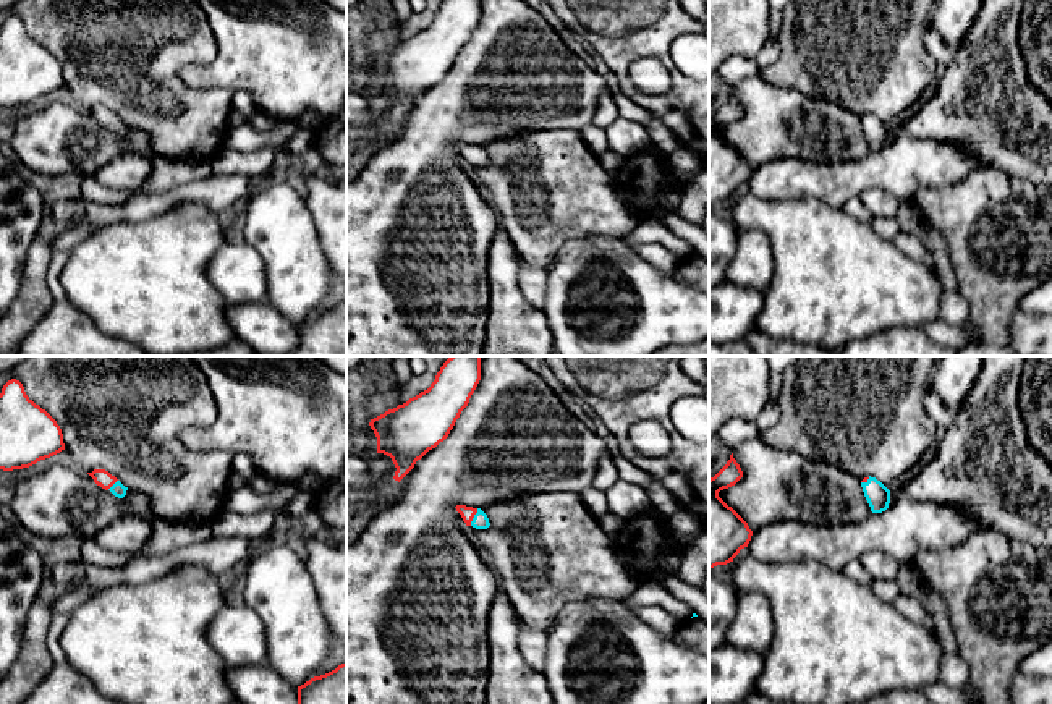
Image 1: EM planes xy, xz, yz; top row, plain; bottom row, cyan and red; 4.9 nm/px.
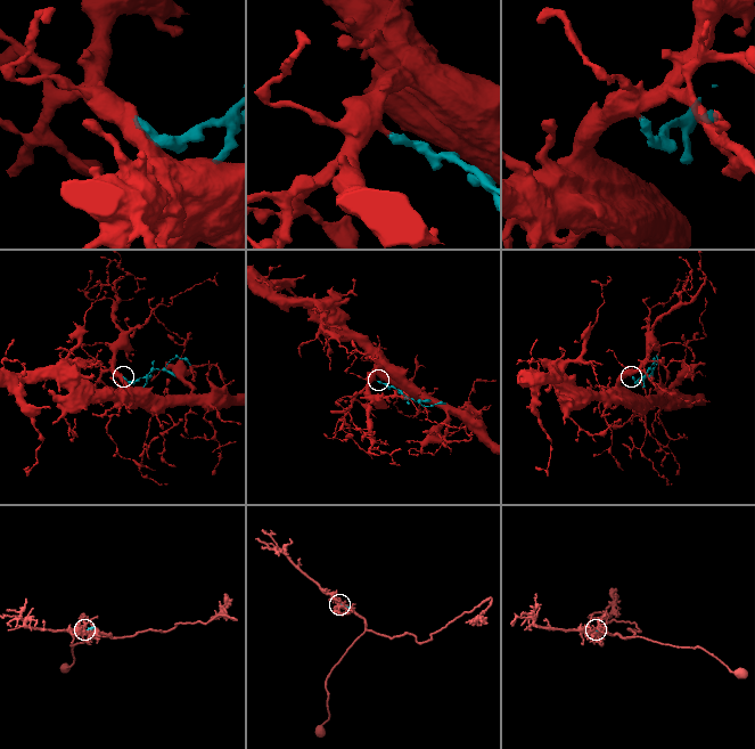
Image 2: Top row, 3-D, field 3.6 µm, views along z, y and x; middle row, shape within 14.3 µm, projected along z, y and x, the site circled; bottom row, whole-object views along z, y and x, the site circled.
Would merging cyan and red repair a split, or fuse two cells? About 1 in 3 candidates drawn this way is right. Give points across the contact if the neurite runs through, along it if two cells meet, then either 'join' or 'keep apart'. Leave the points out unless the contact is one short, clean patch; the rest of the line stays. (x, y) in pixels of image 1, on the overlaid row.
across xz (479, 521), (475, 517), (466, 513) | join

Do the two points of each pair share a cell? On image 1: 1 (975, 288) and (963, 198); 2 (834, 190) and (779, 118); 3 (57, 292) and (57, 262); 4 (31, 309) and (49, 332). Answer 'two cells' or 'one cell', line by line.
1: one cell
2: two cells
3: one cell
4: two cells

